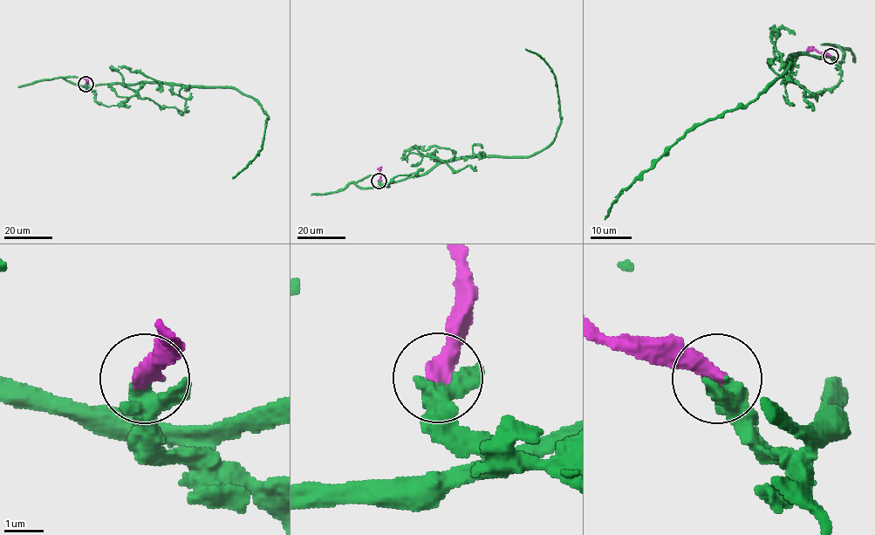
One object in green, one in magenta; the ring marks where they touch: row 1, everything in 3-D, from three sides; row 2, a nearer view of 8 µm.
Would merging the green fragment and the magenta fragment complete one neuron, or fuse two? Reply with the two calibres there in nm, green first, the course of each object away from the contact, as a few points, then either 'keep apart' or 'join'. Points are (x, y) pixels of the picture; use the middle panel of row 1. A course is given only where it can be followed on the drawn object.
calibres 340 and 480 nm; course green (379, 181), (386, 185), (462, 158), (531, 156), (544, 148), (560, 123), (557, 86), (550, 66), (525, 49); course magenta (379, 181), (382, 167); join

